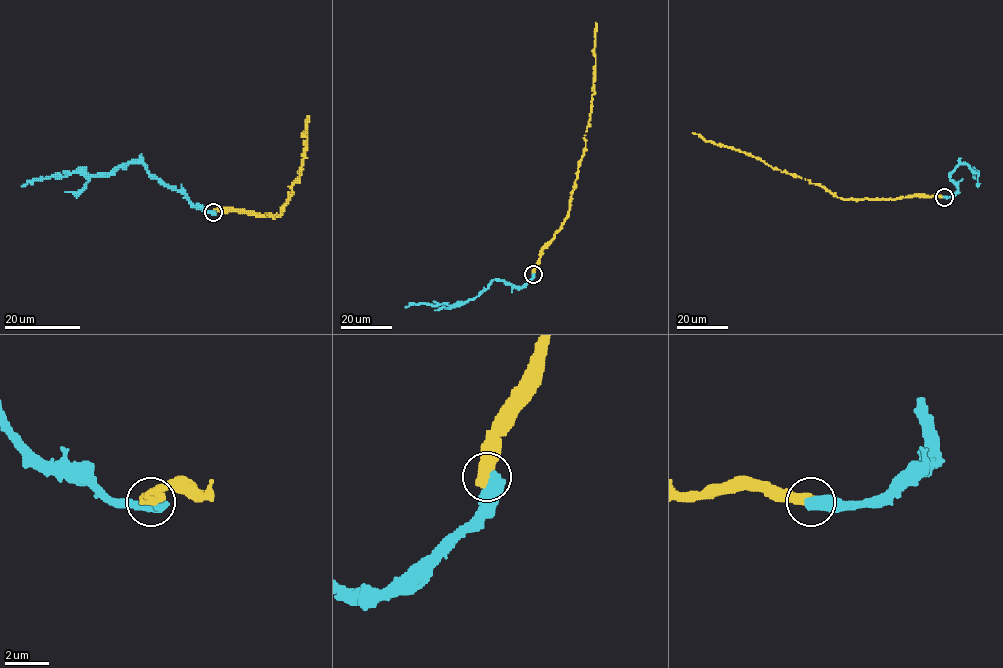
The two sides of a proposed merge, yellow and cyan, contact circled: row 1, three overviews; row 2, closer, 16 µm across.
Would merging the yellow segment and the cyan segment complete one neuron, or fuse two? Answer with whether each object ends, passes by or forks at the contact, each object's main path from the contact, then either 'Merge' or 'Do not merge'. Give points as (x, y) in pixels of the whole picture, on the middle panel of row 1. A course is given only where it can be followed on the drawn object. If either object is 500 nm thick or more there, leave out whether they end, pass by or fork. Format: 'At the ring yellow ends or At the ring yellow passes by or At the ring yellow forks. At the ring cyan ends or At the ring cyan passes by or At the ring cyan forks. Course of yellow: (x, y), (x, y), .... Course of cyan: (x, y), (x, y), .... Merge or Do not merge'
Course of yellow: (533, 274), (540, 252), (551, 241), (568, 213), (571, 191), (585, 147), (594, 93), (596, 22). Course of cyan: (533, 274), (521, 287), (494, 279), (462, 304), (410, 304), (405, 308). Do not merge

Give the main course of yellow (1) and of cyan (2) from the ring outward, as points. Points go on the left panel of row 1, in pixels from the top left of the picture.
1: (213, 212), (280, 214), (305, 157), (307, 115)
2: (213, 212), (164, 186), (140, 163), (107, 174), (76, 169), (21, 186)

